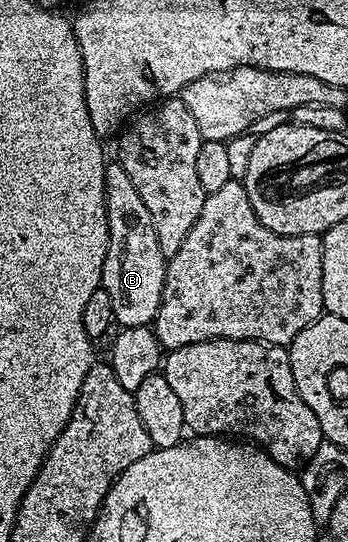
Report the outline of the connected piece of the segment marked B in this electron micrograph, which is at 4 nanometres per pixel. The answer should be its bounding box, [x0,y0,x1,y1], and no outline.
[100,163,166,329]

